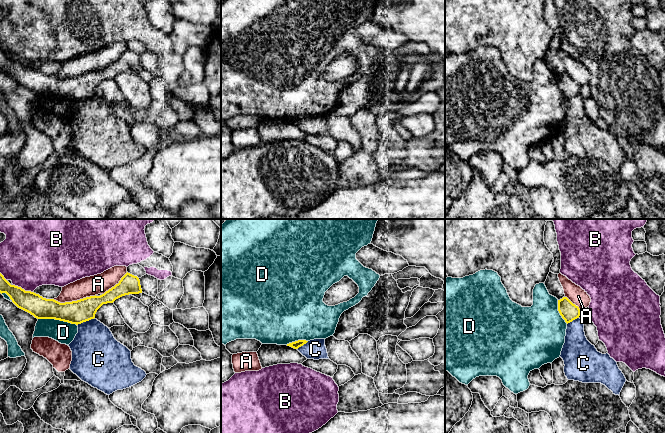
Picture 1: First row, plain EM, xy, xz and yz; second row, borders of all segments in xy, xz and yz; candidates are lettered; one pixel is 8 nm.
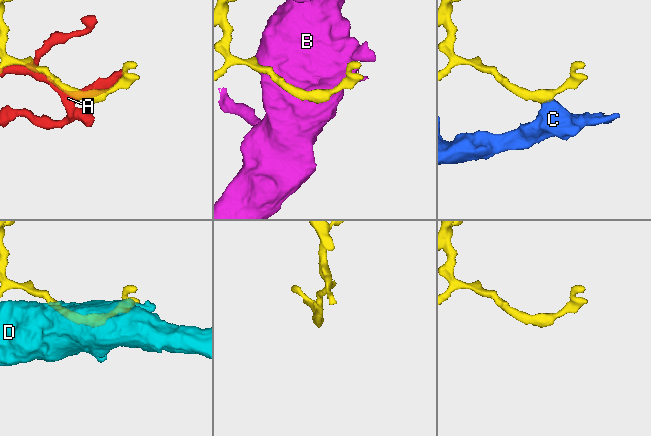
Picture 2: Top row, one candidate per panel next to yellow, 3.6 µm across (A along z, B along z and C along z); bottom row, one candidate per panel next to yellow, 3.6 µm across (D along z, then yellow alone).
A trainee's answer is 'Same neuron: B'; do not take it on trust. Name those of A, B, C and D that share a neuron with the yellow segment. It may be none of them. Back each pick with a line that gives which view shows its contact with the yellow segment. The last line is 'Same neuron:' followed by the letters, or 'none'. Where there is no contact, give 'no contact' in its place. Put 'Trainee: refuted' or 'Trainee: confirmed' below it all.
Same neuron: none
Trainee: refuted

